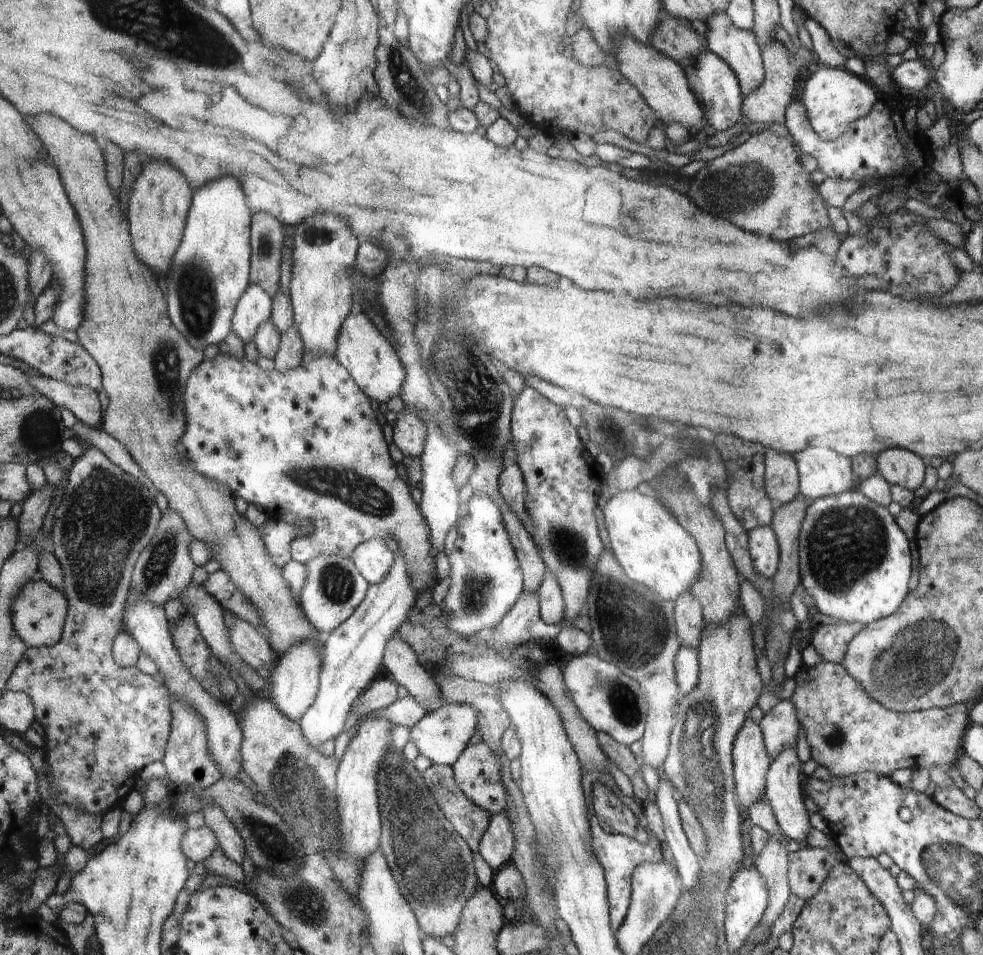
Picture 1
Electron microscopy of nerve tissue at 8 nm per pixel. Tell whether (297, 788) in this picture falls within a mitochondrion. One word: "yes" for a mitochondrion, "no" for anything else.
yes

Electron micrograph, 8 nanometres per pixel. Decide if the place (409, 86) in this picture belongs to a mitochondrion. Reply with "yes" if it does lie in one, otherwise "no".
yes

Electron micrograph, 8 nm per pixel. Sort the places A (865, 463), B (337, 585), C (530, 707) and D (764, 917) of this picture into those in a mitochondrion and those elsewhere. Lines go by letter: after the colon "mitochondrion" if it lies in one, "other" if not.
A: other
B: mitochondrion
C: other
D: other

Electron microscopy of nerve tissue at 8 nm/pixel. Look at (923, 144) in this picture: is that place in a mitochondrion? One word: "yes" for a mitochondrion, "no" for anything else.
no

